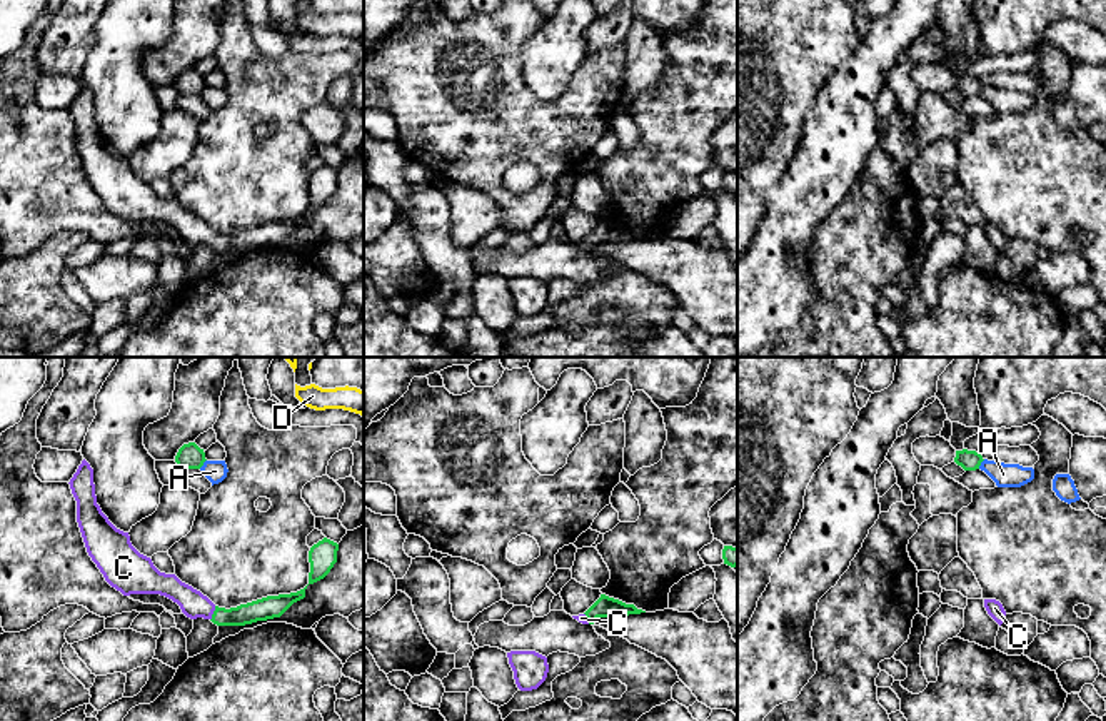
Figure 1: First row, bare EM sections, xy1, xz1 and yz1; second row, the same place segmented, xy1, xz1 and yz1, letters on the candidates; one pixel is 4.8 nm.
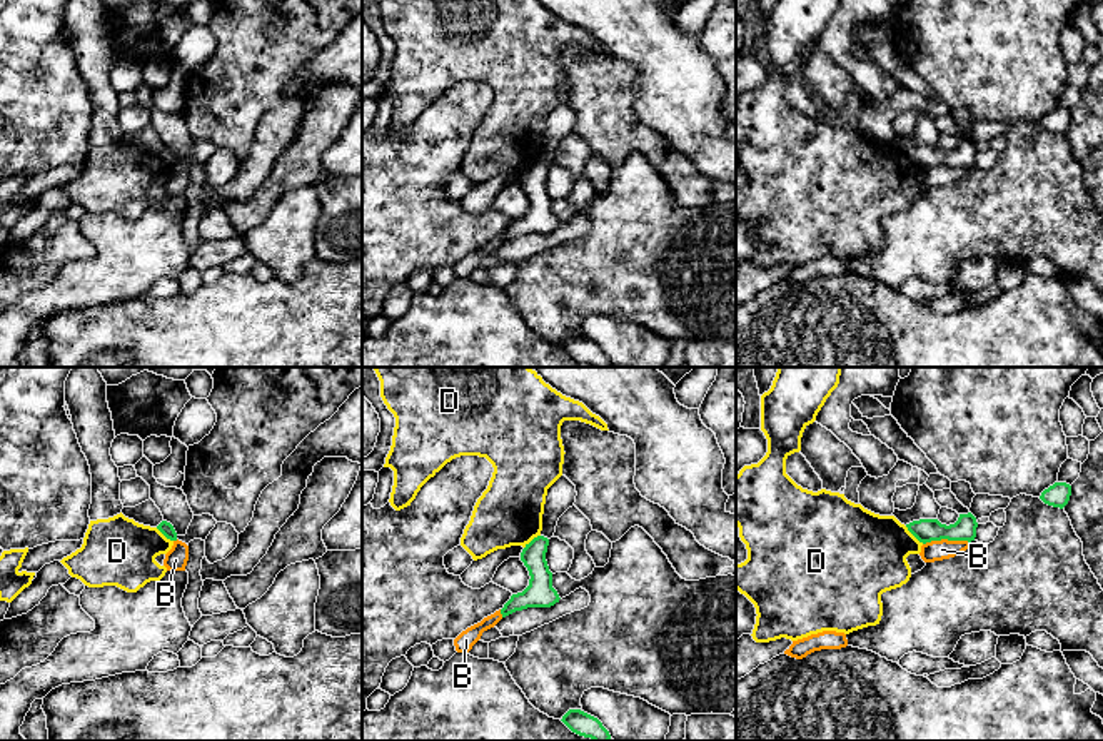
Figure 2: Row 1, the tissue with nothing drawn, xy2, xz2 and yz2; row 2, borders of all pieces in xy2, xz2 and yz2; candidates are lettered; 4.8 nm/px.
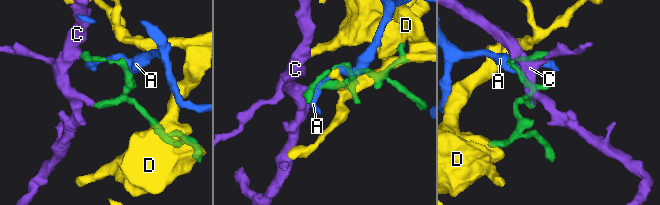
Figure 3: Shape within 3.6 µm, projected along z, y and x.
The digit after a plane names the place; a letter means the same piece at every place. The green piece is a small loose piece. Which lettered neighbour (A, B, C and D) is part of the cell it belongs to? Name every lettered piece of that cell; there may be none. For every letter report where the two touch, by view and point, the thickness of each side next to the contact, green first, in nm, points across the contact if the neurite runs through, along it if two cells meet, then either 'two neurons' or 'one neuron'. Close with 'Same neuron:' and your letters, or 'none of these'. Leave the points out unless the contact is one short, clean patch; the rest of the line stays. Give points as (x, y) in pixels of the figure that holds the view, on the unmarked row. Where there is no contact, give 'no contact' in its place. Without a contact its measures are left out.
A: contact yz1 (980, 90); calibres 100 and 110 nm; two neurons
B: contact yz2 (946, 164); calibres 110 and 100 nm; two neurons
C: contact xy1 (214, 239); calibres 110 and 130 nm; way xy1 (266, 234), (244, 241), (214, 239), (194, 231); one neuron
D: contact yz2 (915, 162); calibres 110 and 380 nm; border yz2 (905, 152), (923, 169); two neurons
Same neuron: C

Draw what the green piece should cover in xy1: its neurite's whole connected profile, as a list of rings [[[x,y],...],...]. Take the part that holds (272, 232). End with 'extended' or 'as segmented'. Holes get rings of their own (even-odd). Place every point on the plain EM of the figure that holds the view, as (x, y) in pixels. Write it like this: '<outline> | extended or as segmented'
[[[85,85],[68,110],[77,127],[77,149],[87,179],[105,207],[123,222],[160,220],[177,229],[187,244],[210,245],[217,252],[245,252],[280,244],[305,224],[307,212],[297,219],[267,222],[230,235],[219,234],[175,200],[160,199],[150,184],[132,172],[128,159],[108,147],[97,130],[93,95]]] | extended

